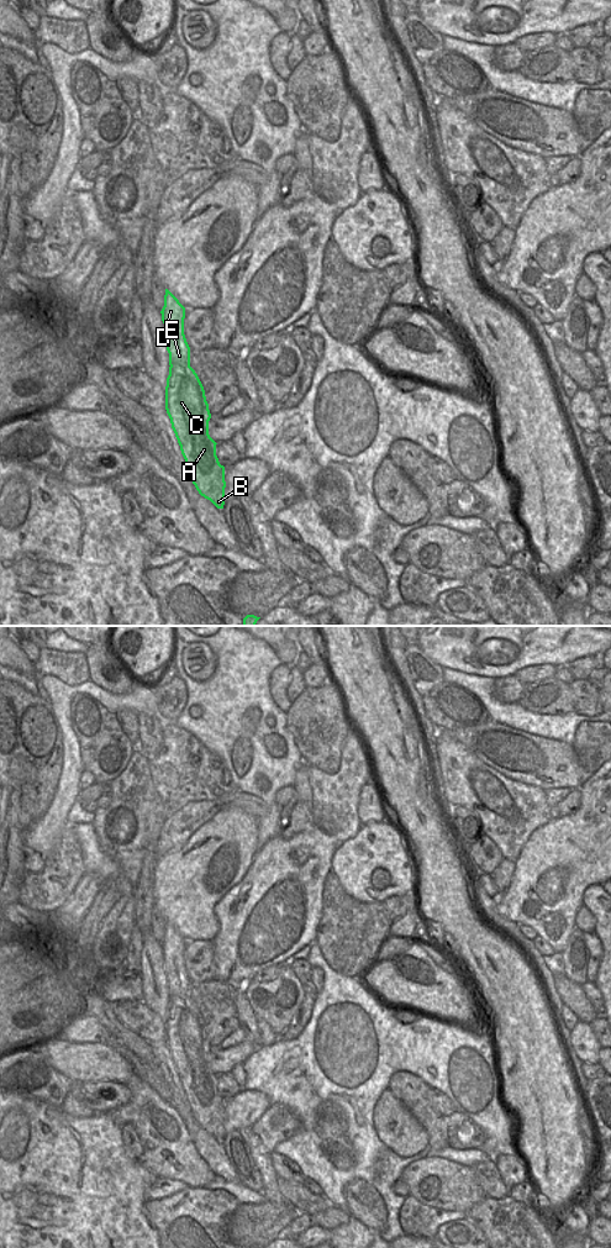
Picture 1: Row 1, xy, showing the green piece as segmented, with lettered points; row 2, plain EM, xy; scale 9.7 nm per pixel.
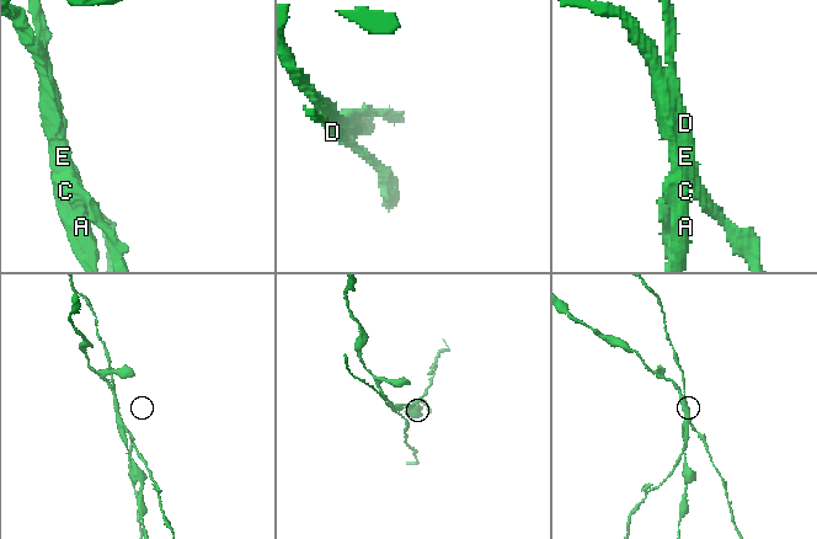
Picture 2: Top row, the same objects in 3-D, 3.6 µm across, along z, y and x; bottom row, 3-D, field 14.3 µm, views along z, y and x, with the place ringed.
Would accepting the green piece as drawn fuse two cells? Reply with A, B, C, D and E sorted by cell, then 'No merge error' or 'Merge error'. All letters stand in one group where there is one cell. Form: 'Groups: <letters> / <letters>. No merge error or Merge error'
Groups: A B C / D E. Merge error.

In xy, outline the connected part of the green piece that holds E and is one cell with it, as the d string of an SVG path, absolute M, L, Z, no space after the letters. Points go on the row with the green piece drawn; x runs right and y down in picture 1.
M165 289L164 306L160 314L169 365L190 365L190 347L184 335L185 307L168 289Z

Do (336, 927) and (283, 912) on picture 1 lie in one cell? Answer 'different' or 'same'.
different

